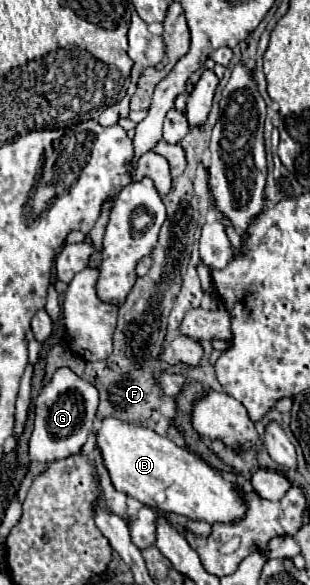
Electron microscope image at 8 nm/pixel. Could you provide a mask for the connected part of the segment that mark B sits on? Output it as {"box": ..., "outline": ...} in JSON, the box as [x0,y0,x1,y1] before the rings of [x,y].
{"box":[95,417,245,525],"outline":[[[105,417],[101,419],[101,427],[95,431],[95,437],[113,487],[135,497],[143,505],[161,507],[161,511],[205,521],[209,525],[239,521],[245,515],[245,503],[239,497],[235,483],[227,481],[197,455],[185,447],[177,447],[153,429]]]}

